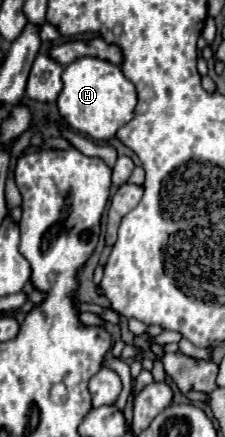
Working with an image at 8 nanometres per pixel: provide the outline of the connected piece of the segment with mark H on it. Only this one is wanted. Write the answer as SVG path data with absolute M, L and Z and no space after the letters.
M80 57L72 61L62 73L64 89L58 95L58 109L64 121L82 135L92 139L110 139L116 131L134 117L136 89L122 75L120 67L98 57Z

